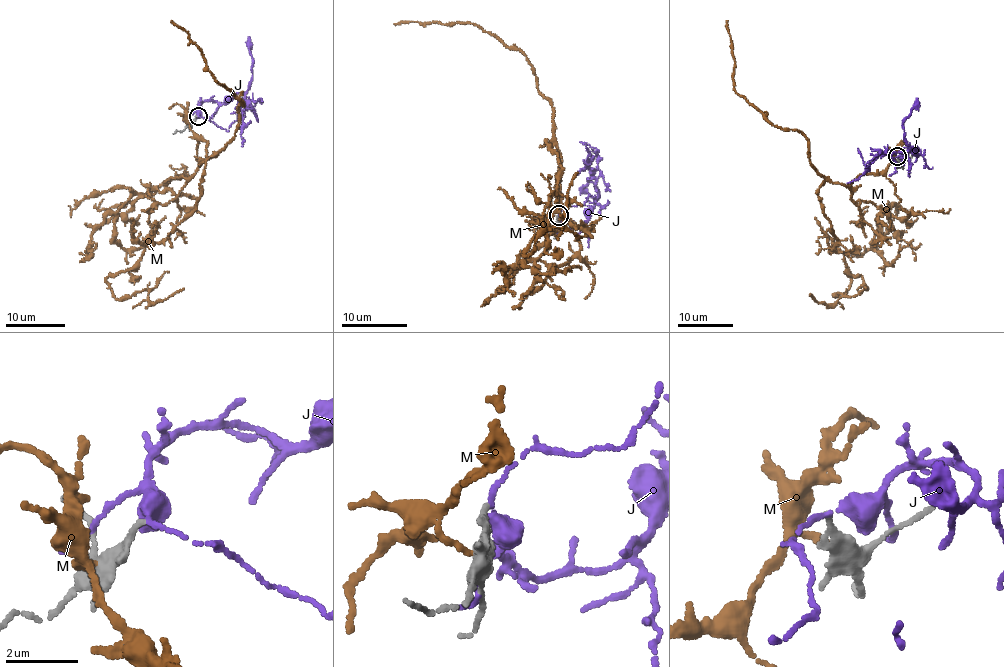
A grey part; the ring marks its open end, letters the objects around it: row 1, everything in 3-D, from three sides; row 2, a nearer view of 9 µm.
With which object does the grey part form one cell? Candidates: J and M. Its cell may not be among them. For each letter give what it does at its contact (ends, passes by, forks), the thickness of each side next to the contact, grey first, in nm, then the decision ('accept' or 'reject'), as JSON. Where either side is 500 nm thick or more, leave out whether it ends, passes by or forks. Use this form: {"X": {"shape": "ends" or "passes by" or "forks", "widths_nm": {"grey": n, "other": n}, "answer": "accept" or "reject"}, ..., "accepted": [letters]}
{"J": {"shape": "passes by", "widths_nm": {"grey": 160, "other": 240}, "answer": "reject"}, "M": {"shape": "ends", "widths_nm": {"grey": 400, "other": 150}, "answer": "reject"}, "accepted": []}

